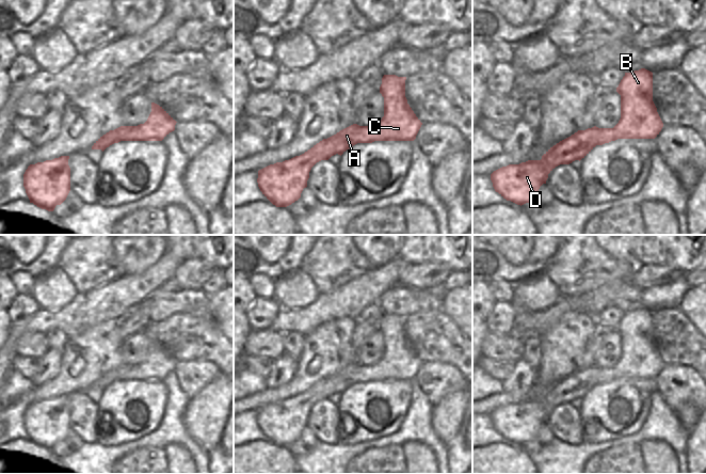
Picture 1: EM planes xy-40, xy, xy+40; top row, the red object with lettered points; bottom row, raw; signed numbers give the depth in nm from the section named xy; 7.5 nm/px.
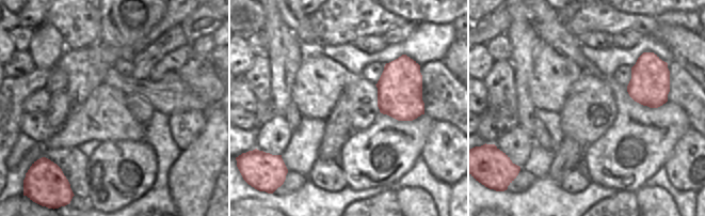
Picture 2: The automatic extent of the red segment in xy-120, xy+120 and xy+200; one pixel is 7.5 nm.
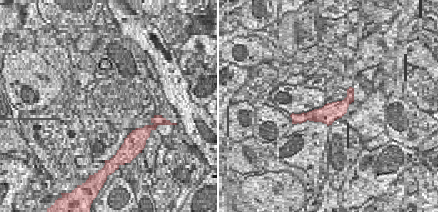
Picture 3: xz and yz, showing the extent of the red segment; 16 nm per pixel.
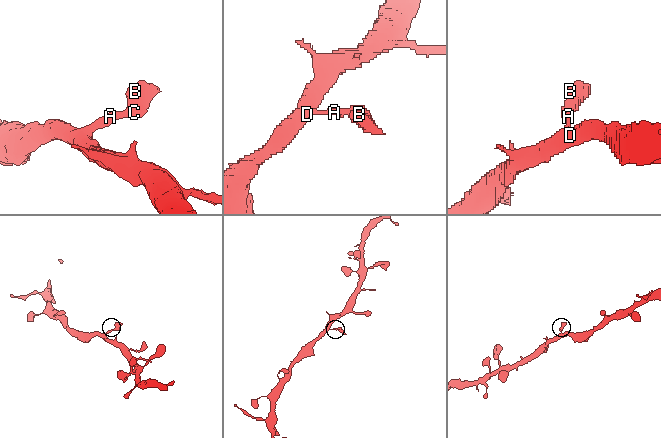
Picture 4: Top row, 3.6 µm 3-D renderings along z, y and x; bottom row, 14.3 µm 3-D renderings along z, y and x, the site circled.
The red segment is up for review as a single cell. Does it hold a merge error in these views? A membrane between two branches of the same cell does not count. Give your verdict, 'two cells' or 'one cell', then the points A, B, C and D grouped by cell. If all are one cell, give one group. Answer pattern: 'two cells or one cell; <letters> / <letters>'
one cell; A B C D

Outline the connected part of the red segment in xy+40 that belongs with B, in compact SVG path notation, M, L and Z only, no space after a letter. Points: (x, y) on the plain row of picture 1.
M641 307L632 312L625 312L616 331L621 334L621 358L613 367L598 367L596 365L585 369L578 369L571 376L550 386L541 399L528 399L519 404L502 406L491 413L491 420L496 431L507 440L517 444L530 442L537 434L548 413L560 404L569 404L584 397L596 384L603 384L617 378L655 378L663 366L663 362L653 341L653 312Z

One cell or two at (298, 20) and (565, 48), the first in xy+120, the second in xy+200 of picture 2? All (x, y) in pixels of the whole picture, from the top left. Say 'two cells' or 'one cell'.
one cell

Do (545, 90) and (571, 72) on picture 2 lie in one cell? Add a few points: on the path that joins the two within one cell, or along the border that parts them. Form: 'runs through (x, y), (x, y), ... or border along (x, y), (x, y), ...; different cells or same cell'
runs through (551, 83), (564, 72); same cell

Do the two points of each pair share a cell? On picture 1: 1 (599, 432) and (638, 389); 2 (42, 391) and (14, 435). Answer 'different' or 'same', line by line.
1: same
2: different

